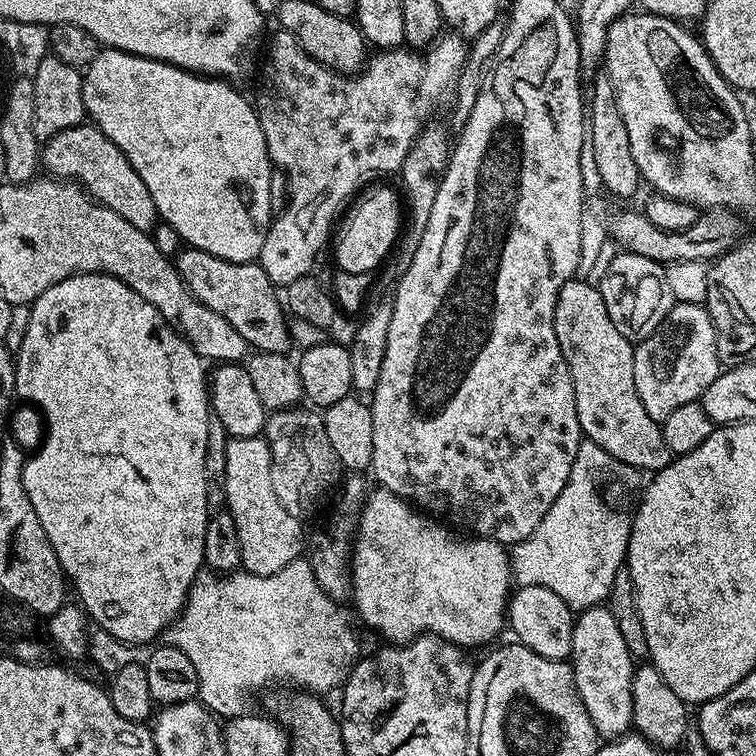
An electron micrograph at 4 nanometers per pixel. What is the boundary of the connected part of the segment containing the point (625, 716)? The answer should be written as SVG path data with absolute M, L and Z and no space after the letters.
M606 606L585 608L575 617L570 663L582 706L586 706L590 722L594 722L597 737L607 742L625 735L632 728L634 698L630 694L630 682L634 671L634 657L618 631L614 614L610 614Z

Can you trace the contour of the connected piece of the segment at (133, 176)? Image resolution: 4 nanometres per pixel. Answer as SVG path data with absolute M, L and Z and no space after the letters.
M91 122L79 124L70 130L62 130L49 140L43 141L42 168L53 178L79 184L93 200L114 210L136 229L149 233L158 222L157 207L154 206L154 198L151 197L145 182L130 165L122 150Z

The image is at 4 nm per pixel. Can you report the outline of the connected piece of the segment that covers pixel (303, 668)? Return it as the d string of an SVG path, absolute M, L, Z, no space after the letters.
M297 558L278 574L265 576L243 570L227 574L204 570L190 586L184 611L164 629L162 640L167 647L182 650L193 662L198 675L197 699L200 703L213 715L229 720L245 715L249 711L249 695L270 681L287 679L297 689L325 694L347 679L361 652L348 625L348 616L340 607L322 586L318 586L318 578L314 578L307 558Z

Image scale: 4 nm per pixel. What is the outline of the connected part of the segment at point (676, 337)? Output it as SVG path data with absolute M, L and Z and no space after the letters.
M673 303L670 314L650 334L645 340L639 341L633 347L634 354L634 390L638 390L638 398L642 398L642 406L650 418L657 422L663 422L670 418L673 410L678 410L678 406L695 404L700 396L714 382L714 378L719 376L722 365L718 358L718 342L716 341L716 327L710 318L707 307L704 304L681 304Z

